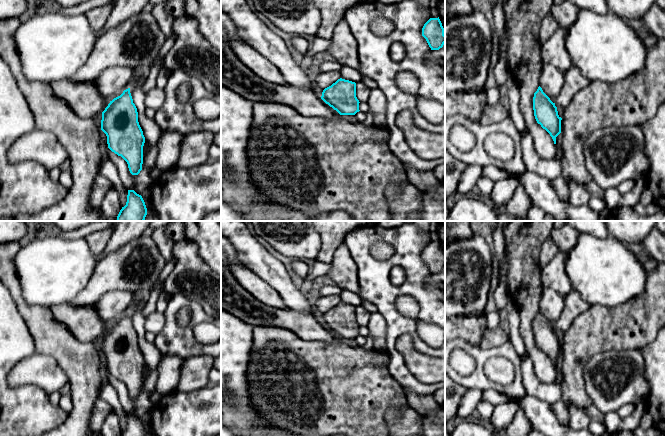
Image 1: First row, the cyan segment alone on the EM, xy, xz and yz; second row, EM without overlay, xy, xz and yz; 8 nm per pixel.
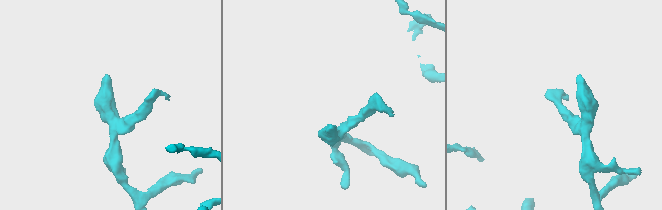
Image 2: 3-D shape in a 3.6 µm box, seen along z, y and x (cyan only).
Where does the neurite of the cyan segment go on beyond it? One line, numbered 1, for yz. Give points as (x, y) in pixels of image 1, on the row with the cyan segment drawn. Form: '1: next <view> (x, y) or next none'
1: next yz (574, 81)

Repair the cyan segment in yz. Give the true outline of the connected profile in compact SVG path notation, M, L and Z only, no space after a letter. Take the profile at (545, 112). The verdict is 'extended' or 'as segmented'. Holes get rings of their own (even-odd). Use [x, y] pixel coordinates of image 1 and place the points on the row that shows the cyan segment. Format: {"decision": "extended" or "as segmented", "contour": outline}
{"decision": "extended", "contour": "M572 66L565 72L564 84L553 103L539 86L533 97L534 116L538 124L545 129L556 144L556 137L561 133L561 120L558 108L565 109L573 97L590 84L579 69Z"}

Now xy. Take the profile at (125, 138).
{"decision": "extended", "contour": "M65 79L50 85L54 94L65 101L78 117L92 118L102 114L101 130L107 136L108 148L127 162L132 175L138 175L142 170L145 137L130 88L108 101L101 96L93 81Z"}

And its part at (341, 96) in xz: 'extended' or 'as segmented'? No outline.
extended

